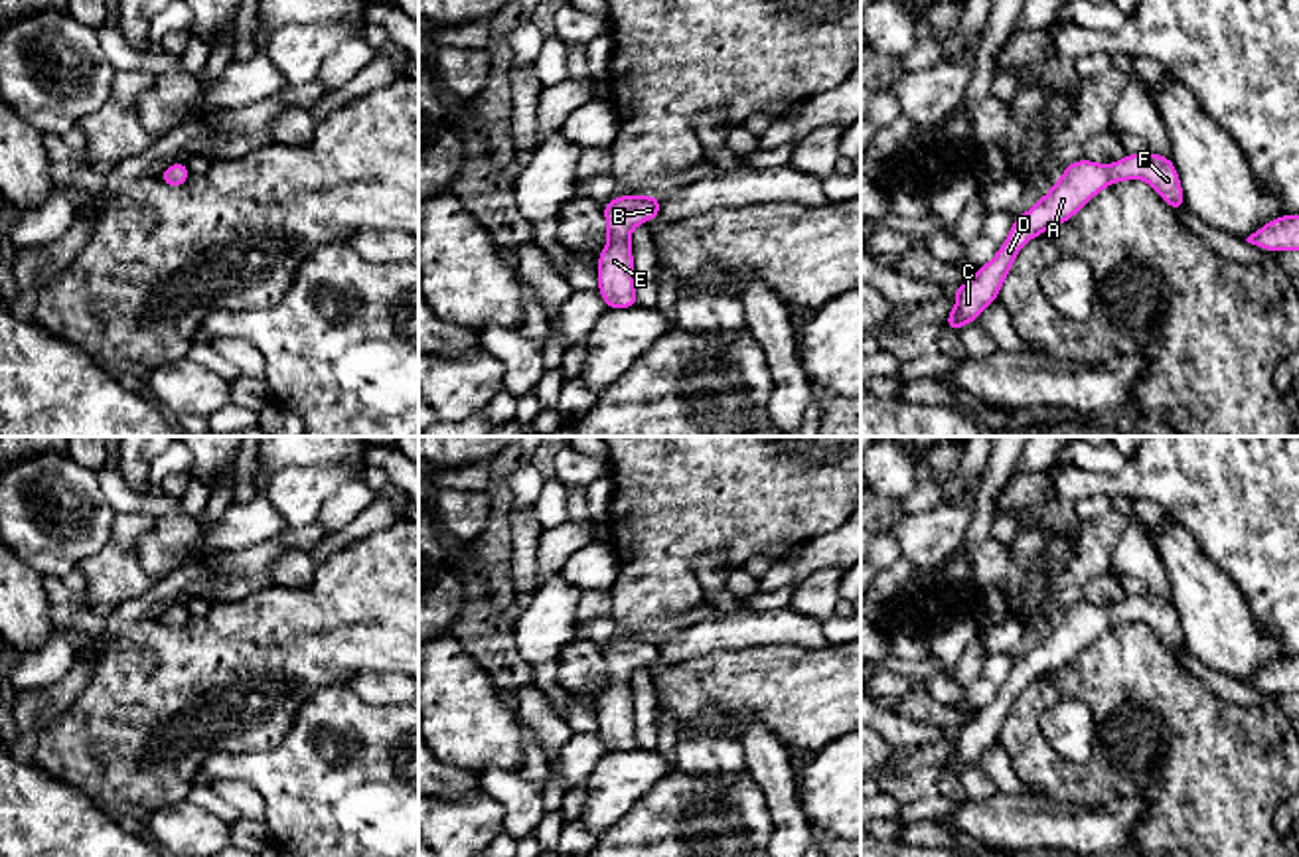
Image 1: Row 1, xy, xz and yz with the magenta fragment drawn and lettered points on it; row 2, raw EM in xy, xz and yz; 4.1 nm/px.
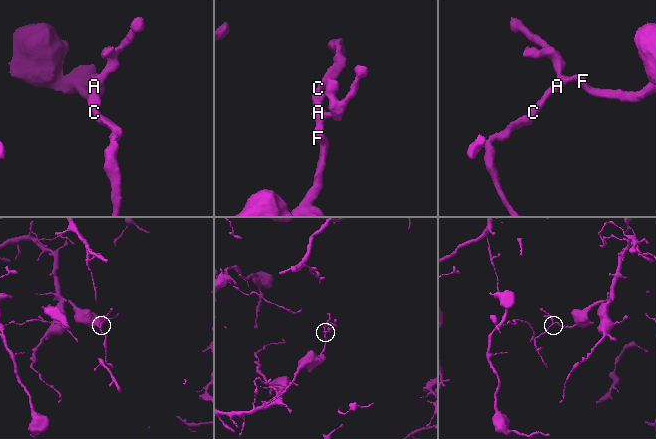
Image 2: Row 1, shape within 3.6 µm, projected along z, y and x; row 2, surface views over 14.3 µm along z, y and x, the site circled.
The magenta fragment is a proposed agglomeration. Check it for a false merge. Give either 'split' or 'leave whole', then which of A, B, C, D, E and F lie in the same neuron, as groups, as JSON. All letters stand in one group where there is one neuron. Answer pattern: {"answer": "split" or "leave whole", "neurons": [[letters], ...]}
{"answer": "leave whole", "neurons": [["A", "B", "C", "D", "E", "F"]]}

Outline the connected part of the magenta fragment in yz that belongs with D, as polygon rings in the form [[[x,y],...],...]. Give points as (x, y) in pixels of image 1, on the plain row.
[[[1151,592],[1125,596],[1119,604],[1100,606],[1080,600],[1062,612],[1062,620],[1052,626],[1050,634],[1015,660],[1011,673],[995,699],[979,709],[963,727],[952,731],[955,750],[944,762],[948,772],[959,774],[963,766],[977,764],[981,754],[999,742],[1003,729],[1019,693],[1034,679],[1072,662],[1092,640],[1109,626],[1127,622],[1147,624],[1163,644],[1179,654],[1186,650],[1179,614],[1169,598]]]

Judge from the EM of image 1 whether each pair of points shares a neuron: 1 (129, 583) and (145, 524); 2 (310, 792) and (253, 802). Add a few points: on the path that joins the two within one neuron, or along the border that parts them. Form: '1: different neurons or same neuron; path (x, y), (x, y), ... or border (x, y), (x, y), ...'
1: same neuron; path (129, 569), (131, 538)
2: different neurons; border (222, 779), (249, 782), (263, 800), (265, 820)

